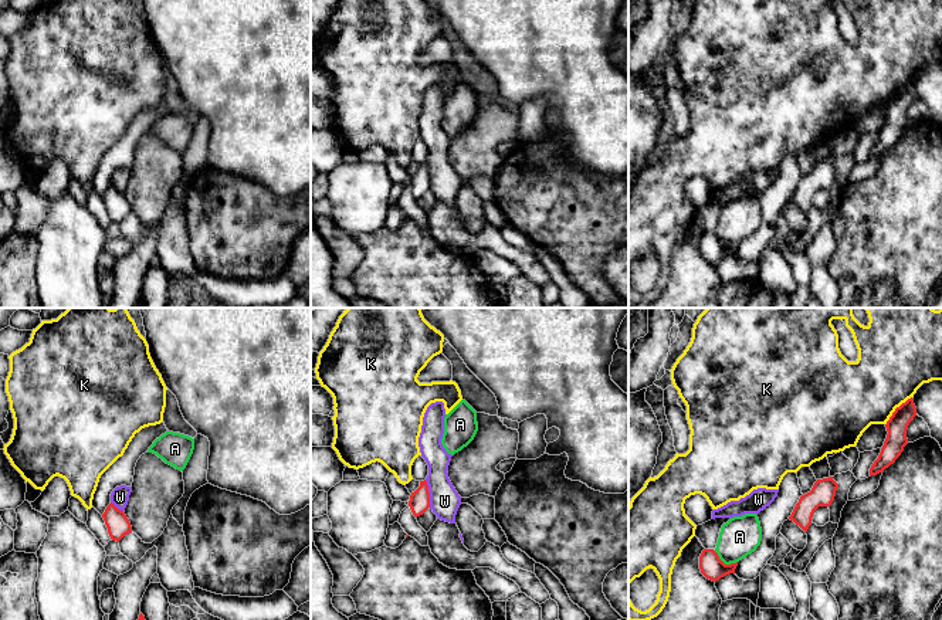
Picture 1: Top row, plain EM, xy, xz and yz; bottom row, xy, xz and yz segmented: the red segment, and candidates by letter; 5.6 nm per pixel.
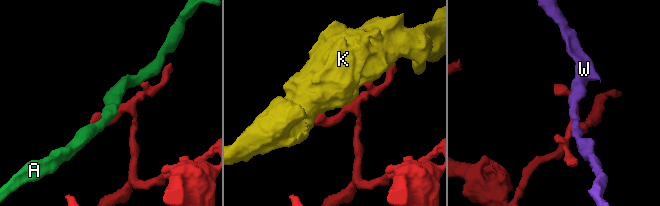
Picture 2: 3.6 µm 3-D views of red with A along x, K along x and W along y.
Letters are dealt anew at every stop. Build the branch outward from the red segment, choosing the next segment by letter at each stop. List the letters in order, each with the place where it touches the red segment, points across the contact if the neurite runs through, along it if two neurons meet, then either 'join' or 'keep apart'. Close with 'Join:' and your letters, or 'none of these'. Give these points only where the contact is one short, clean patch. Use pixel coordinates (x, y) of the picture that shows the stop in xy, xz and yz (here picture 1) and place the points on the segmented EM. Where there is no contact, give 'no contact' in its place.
A: yz (724, 563) | keep apart
K: yz (895, 409) | keep apart
W: xz (429, 494) | along xz (424, 480), (429, 488), (430, 507) | keep apart
Join: none of these

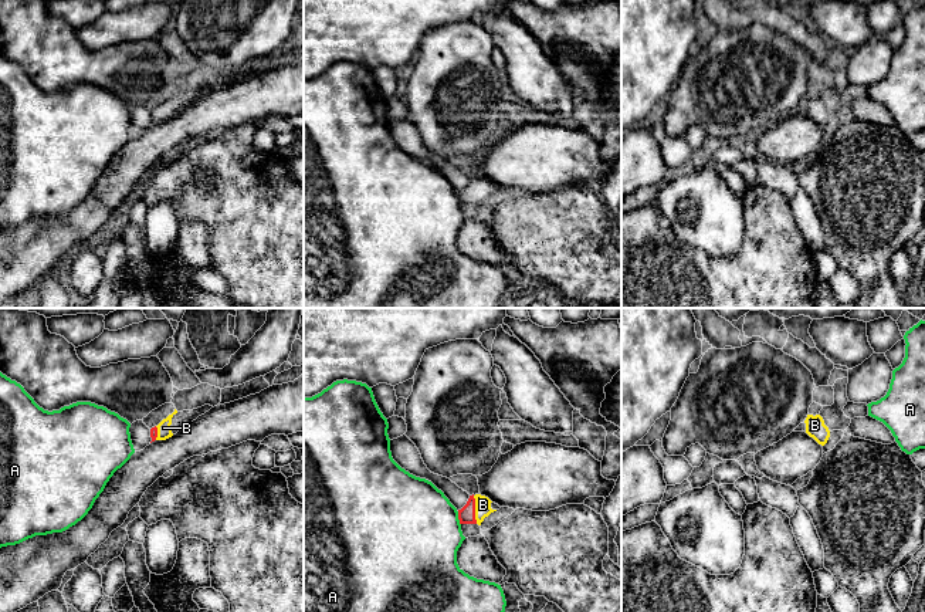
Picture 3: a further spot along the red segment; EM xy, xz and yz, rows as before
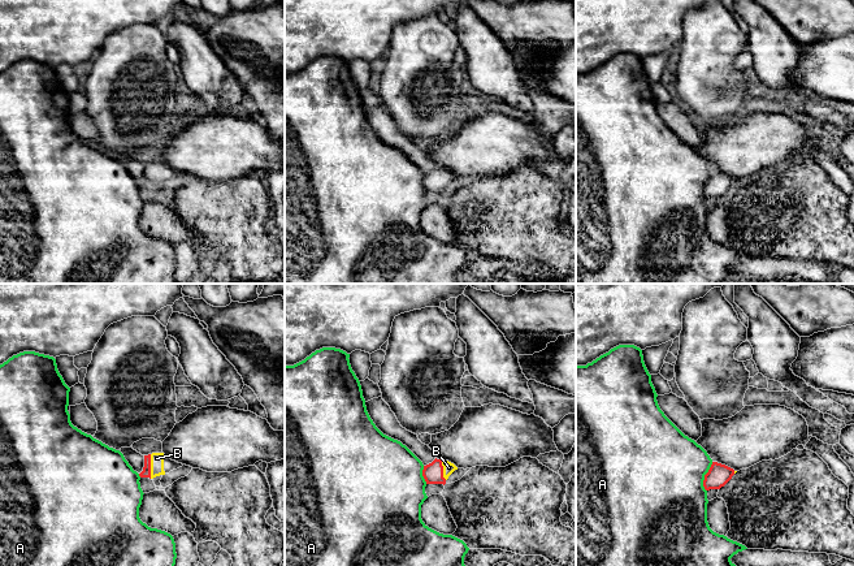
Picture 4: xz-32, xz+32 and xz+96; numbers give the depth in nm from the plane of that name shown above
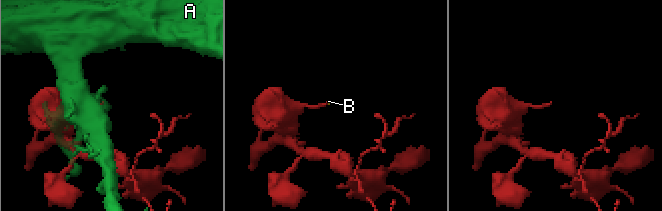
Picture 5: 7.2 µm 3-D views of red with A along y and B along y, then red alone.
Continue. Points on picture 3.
A: xz (458, 518) | keep apart
B: xz (474, 510) | across xz (467, 514), (474, 510), (483, 504) | join
Join: B

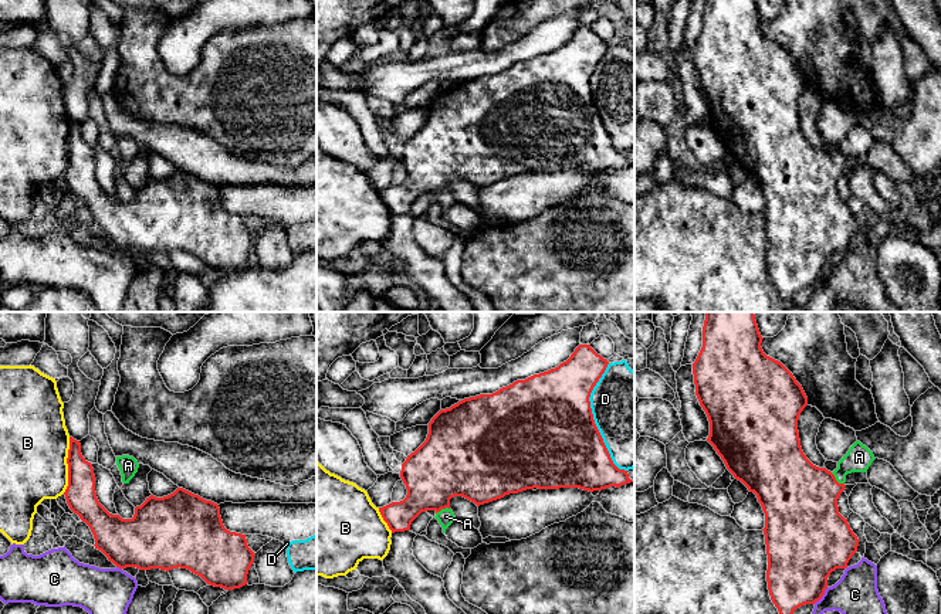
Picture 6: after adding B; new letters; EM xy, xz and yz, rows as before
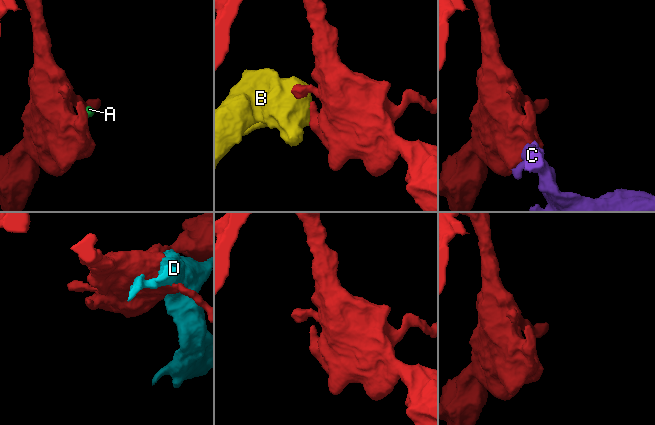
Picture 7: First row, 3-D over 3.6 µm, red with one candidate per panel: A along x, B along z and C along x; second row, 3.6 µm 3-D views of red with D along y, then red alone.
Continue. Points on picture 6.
A: yz (835, 479) | across yz (799, 499), (835, 479), (859, 457) | join
B: xy (68, 465) | keep apart
C: yz (822, 594) | keep apart
D: xz (593, 420) | keep apart
Join: A

